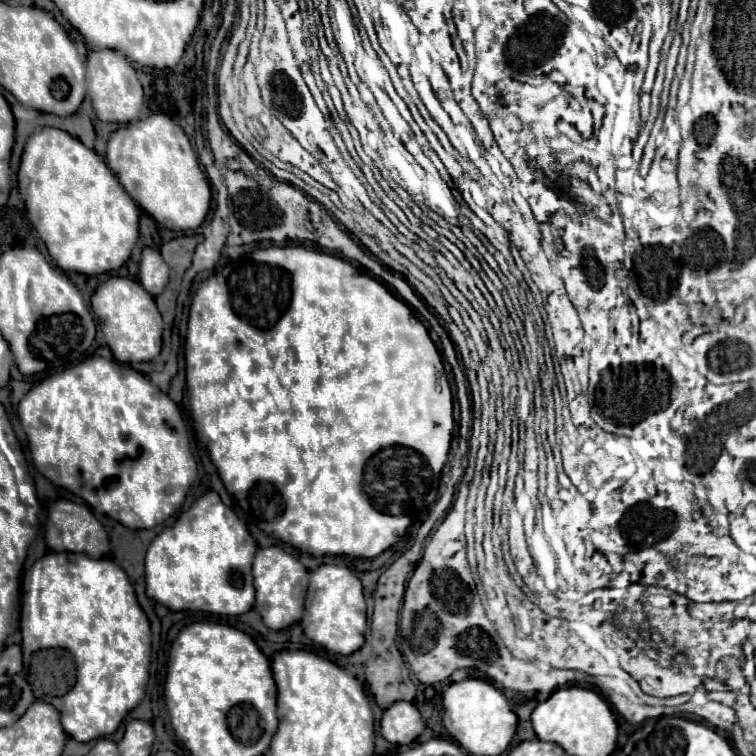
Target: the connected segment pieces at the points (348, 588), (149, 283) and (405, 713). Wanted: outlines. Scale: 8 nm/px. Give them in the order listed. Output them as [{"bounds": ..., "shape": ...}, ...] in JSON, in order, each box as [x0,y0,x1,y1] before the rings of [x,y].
[{"bounds":[301,564,367,656],"shape":[[[323,564],[311,572],[309,584],[311,584],[311,594],[307,588],[305,614],[301,620],[305,636],[311,638],[315,644],[321,644],[337,654],[349,656],[357,652],[365,642],[363,634],[367,628],[367,612],[365,612],[361,580],[347,566]]]},{"bounds":[139,248,169,296],"shape":[[[145,248],[139,268],[139,282],[145,286],[145,290],[149,290],[149,294],[157,296],[163,292],[167,280],[169,280],[169,266],[163,262],[161,254],[153,248]]]},{"bounds":[381,702,425,744],"shape":[[[395,702],[381,720],[381,736],[391,744],[411,744],[425,730],[425,722],[411,702]]]}]

